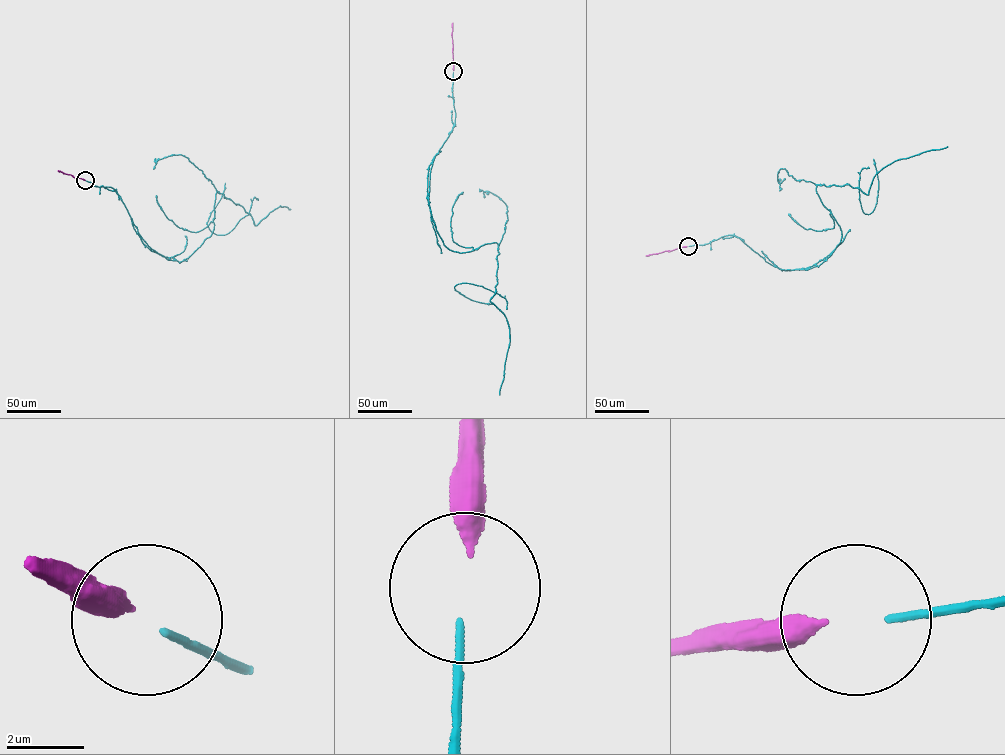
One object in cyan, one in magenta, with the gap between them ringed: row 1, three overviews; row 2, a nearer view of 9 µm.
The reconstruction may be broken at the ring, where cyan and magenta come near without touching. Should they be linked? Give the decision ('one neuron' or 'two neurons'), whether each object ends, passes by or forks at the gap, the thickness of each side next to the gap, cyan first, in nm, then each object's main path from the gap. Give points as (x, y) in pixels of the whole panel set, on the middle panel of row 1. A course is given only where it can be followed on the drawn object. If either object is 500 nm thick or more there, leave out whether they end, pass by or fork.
one neuron; cyan ends; magenta ends; calibres 190 and 320 nm; course cyan (453, 72), (455, 124), (433, 161), (428, 204), (451, 250), (498, 245), (490, 300), (510, 340), (499, 395); course magenta (453, 70), (452, 22)

